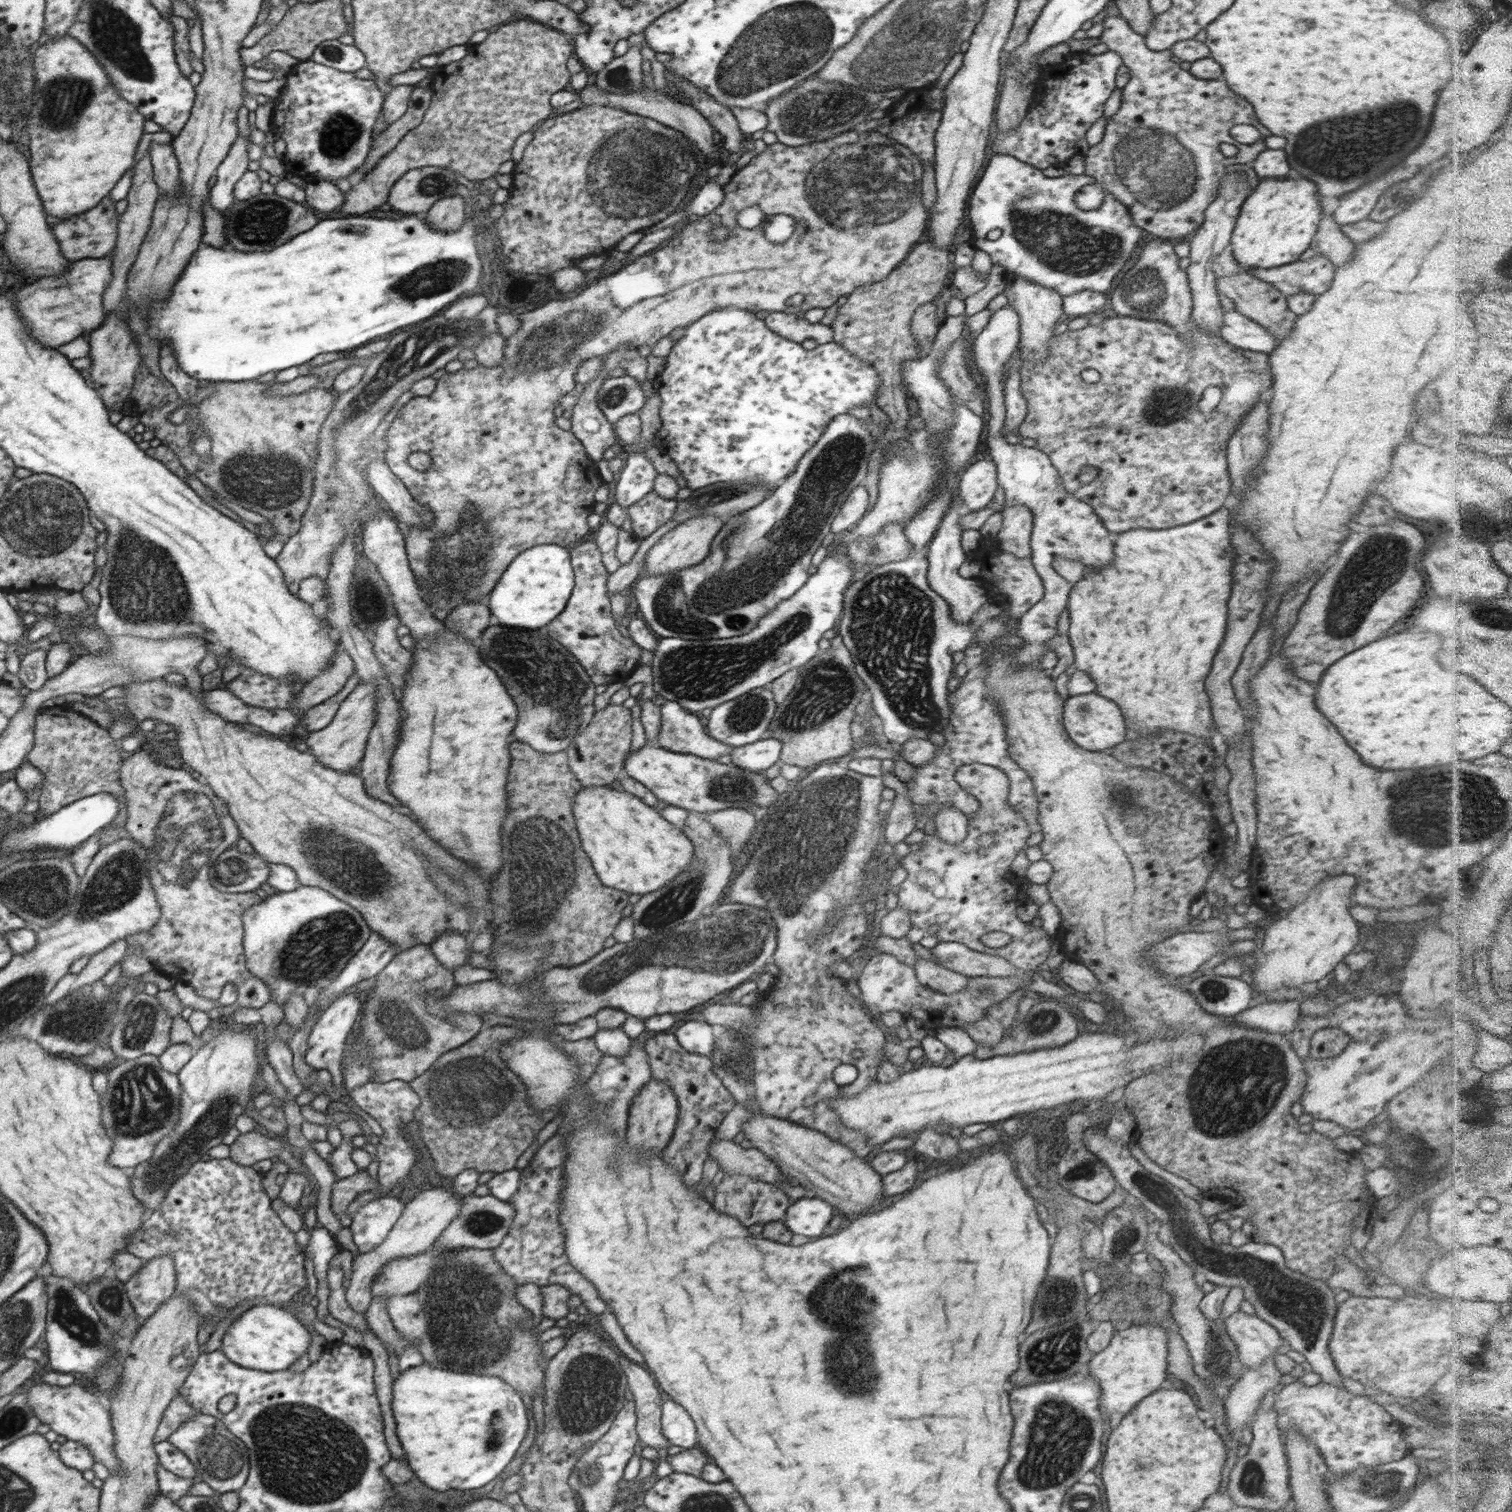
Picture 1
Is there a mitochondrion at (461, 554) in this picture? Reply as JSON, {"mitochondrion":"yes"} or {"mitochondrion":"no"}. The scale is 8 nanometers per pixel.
{"mitochondrion":"yes"}

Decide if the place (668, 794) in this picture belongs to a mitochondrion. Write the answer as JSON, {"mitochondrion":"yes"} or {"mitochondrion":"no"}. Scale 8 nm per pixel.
{"mitochondrion":"no"}

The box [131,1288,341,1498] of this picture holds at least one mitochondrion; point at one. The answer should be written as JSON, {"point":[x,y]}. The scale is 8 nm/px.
{"point":[221,1459]}

